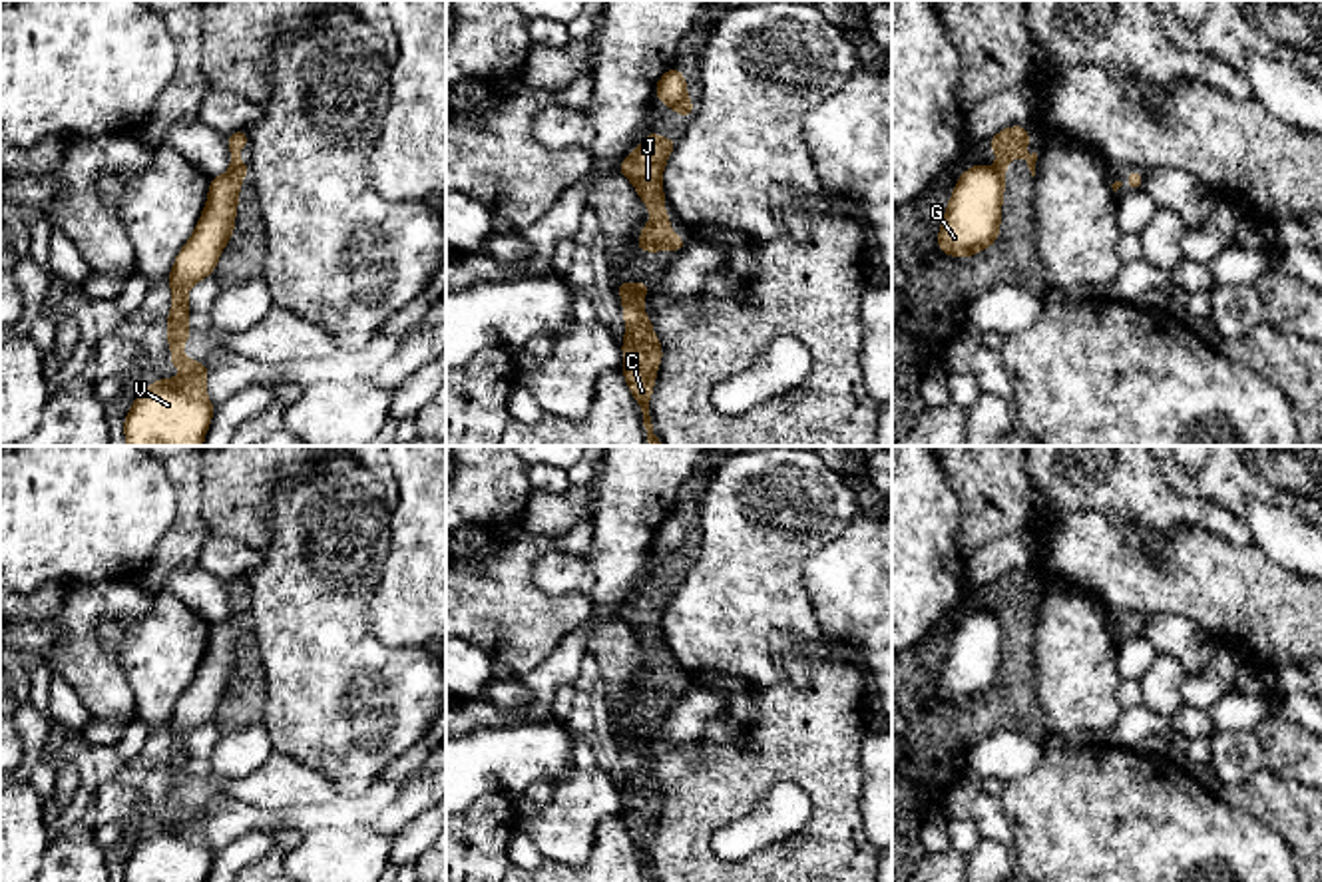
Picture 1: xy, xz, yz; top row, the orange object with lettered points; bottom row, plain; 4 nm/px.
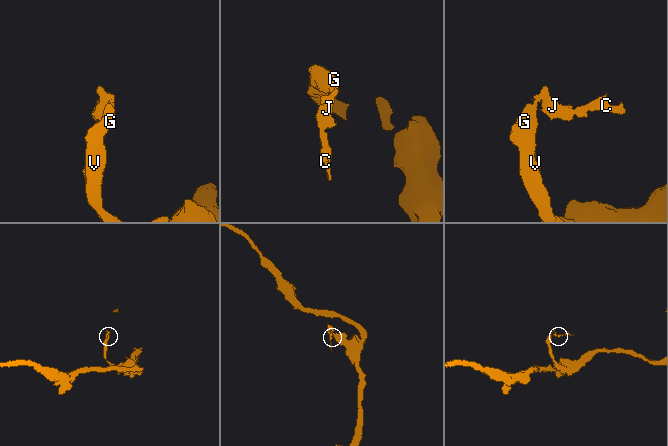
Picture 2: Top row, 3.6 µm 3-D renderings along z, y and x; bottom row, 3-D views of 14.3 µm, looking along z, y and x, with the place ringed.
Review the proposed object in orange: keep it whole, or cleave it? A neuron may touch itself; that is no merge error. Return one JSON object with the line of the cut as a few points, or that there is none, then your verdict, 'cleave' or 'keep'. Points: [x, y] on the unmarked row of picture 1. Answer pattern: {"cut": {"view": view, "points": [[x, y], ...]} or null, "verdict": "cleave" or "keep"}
{"cut": {"view": "xz", "points": [[685, 542], [673, 556]]}, "verdict": "cleave"}

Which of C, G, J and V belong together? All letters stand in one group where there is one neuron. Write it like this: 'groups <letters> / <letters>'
groups C J / G V

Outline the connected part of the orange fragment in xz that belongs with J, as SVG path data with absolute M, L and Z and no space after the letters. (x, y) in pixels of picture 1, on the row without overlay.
M649 577L645 585L621 607L619 619L625 621L641 647L645 647L645 659L653 659L655 665L647 667L637 683L637 693L645 699L655 697L681 697L689 687L675 683L673 671L663 651L663 615L679 585L665 585L659 579Z

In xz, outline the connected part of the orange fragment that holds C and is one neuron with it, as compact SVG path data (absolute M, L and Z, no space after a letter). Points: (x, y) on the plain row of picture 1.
M627 727L617 729L627 776L625 784L621 786L621 820L625 822L633 844L641 852L647 882L657 882L653 878L649 862L649 848L655 832L657 814L661 812L663 794L651 772L649 763L643 757L643 743L647 741L649 733L649 727L639 727L635 731Z

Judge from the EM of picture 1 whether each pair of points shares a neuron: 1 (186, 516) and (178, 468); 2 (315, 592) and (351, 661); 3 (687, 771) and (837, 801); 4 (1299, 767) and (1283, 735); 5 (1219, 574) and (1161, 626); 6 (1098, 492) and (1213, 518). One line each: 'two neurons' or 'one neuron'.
1: one neuron
2: one neuron
3: one neuron
4: one neuron
5: two neurons
6: one neuron

